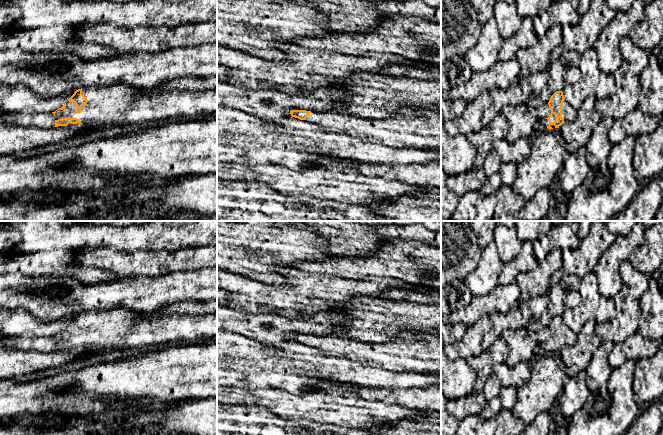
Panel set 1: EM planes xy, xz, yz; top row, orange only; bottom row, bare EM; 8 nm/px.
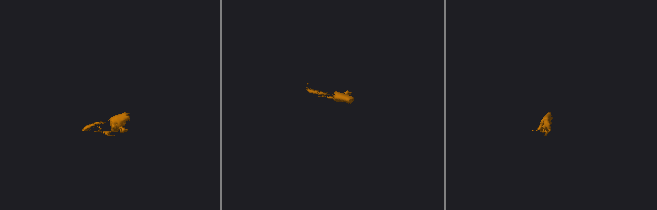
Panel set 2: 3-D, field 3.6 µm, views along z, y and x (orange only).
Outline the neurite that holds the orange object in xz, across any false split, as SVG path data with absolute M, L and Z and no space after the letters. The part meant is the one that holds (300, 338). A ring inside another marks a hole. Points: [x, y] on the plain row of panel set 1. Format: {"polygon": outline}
{"polygon": "M400 331L384 343L327 335L292 334L290 338L325 355L341 356L392 373L441 373L441 331Z"}

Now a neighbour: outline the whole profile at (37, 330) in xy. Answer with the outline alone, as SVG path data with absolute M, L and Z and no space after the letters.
M0 307L0 331L8 336L52 337L61 332L74 316L63 316L47 322L35 318L22 308L11 310Z

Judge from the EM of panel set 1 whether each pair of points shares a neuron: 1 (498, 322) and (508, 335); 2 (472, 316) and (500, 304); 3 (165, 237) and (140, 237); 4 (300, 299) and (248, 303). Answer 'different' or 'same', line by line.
1: different
2: same
3: same
4: same

